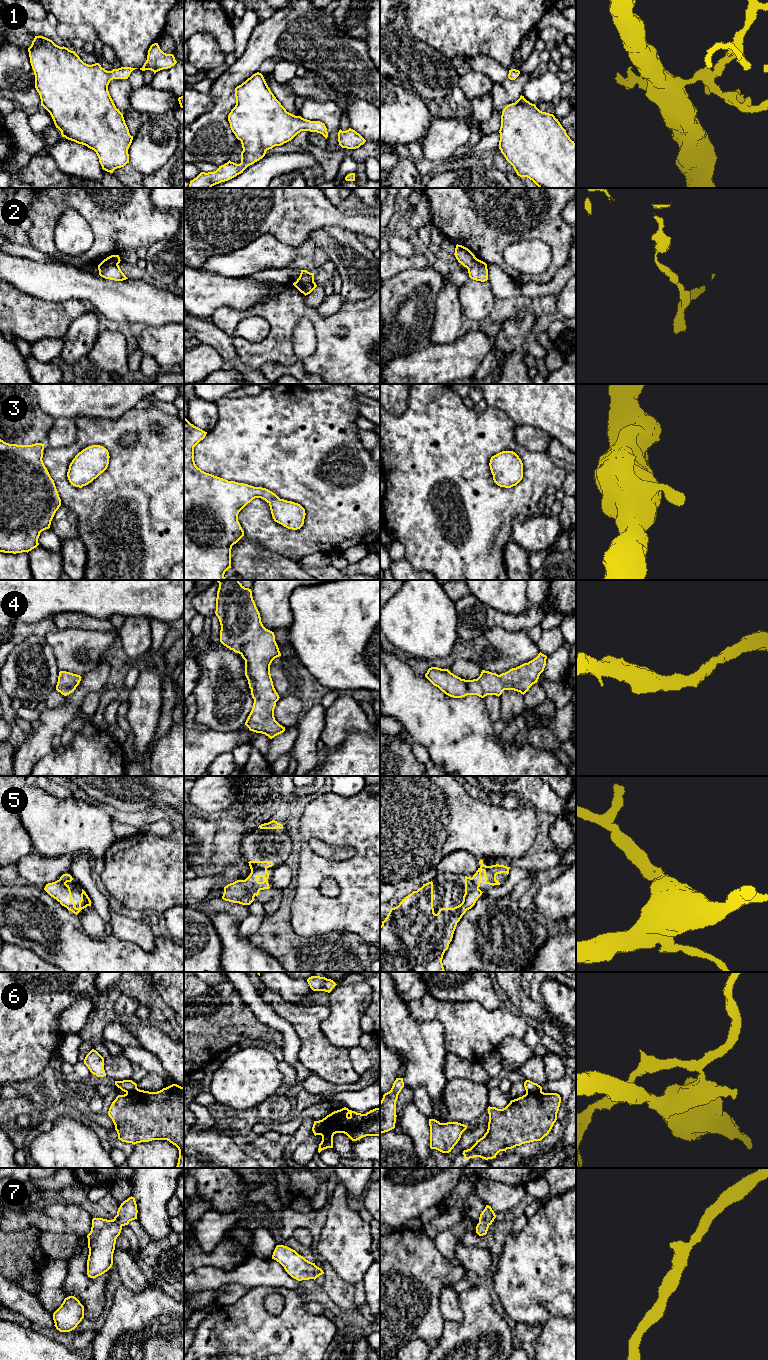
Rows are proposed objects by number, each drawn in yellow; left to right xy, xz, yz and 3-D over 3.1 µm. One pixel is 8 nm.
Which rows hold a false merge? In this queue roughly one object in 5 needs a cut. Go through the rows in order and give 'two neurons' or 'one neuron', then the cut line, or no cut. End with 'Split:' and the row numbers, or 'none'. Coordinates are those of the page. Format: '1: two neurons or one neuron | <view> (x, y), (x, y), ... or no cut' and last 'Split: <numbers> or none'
1: one neuron | no cut
2: two neurons | xy (101, 262), (117, 265)
3: one neuron | no cut
4: one neuron | no cut
5: two neurons | xz (266, 868), (258, 868), (251, 872)
6: two neurons | yz (541, 1090), (526, 1093)
7: one neuron | no cut
Split: 2, 5, 6

